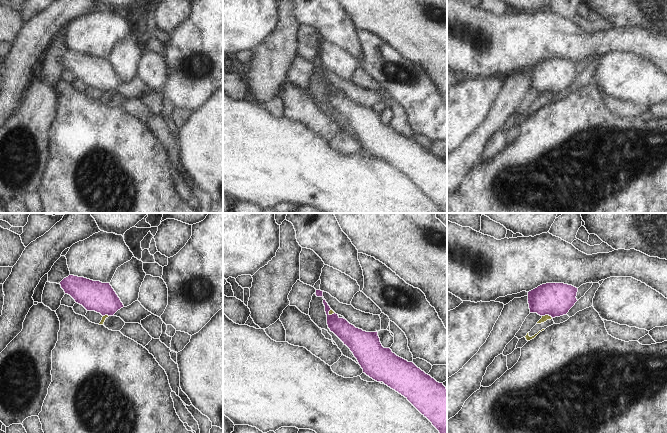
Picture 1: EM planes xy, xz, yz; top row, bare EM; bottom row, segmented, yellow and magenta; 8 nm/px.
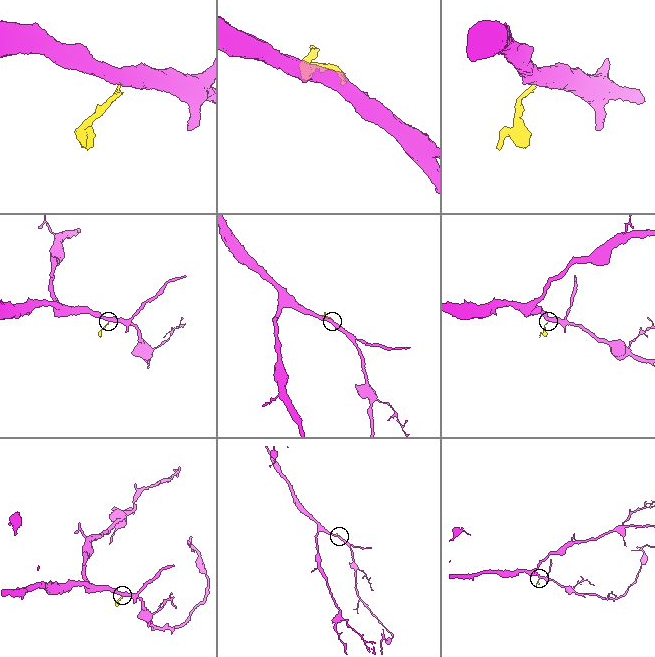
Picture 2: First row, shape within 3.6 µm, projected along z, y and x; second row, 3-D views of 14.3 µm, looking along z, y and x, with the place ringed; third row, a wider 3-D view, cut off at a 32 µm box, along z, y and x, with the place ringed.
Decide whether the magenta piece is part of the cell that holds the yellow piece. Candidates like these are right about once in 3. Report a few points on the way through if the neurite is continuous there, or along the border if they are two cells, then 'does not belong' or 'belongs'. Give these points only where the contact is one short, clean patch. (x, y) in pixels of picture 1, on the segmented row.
along yz (542, 315), (550, 315), (552, 317) | does not belong

